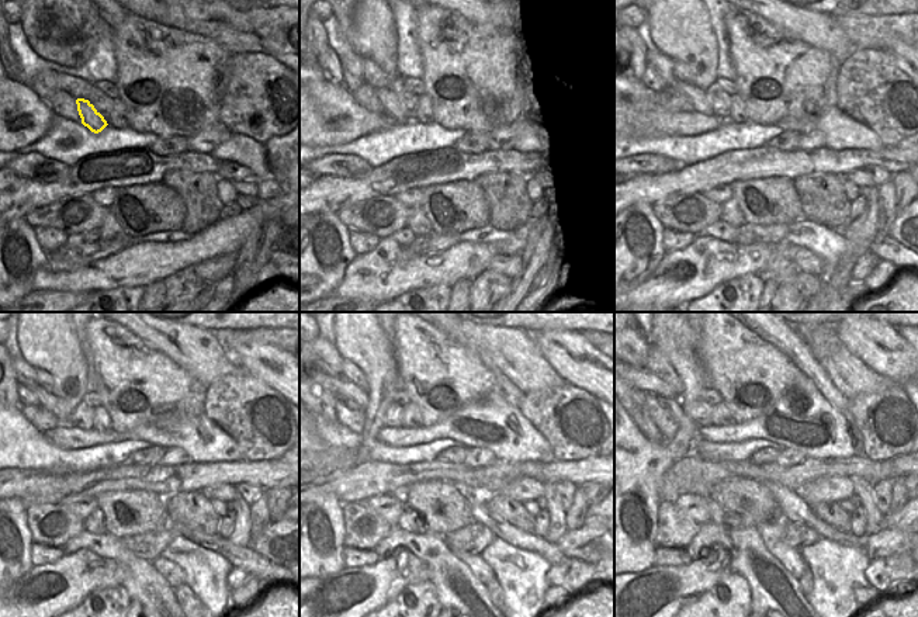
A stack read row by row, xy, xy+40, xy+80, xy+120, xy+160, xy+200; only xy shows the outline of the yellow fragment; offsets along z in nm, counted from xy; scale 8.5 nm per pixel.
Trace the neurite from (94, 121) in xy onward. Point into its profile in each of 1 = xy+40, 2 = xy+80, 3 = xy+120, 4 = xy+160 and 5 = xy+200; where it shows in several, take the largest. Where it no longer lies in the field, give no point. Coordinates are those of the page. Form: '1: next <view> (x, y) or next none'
1: next xy+40 (391, 106)
2: next xy+80 (699, 97)
3: next xy+120 (49, 401)
4: next xy+160 (339, 384)
5: next xy+200 (645, 380)

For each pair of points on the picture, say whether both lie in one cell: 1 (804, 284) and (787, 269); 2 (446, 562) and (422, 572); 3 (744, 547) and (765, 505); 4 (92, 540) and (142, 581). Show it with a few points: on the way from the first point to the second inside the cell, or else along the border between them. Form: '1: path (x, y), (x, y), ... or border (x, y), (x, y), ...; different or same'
1: border (799, 271), (790, 281), (768, 280), (764, 284); different
2: border (404, 548), (416, 555), (429, 568), (430, 578); different
3: border (757, 526), (742, 527); different
4: path (104, 546), (115, 548), (134, 567); same

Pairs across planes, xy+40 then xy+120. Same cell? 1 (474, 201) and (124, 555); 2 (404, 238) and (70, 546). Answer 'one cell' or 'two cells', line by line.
1: two cells
2: one cell

